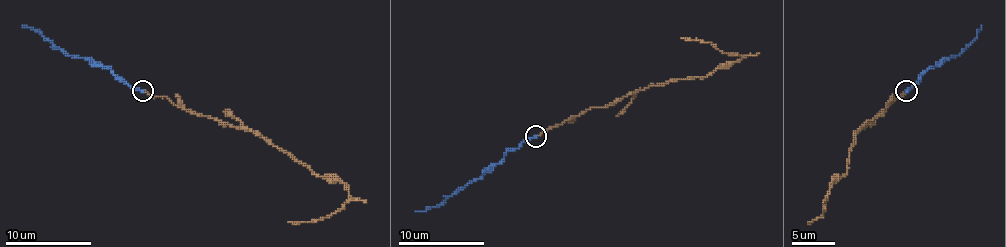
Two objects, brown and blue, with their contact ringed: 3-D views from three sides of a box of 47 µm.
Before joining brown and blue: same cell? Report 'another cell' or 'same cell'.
another cell

